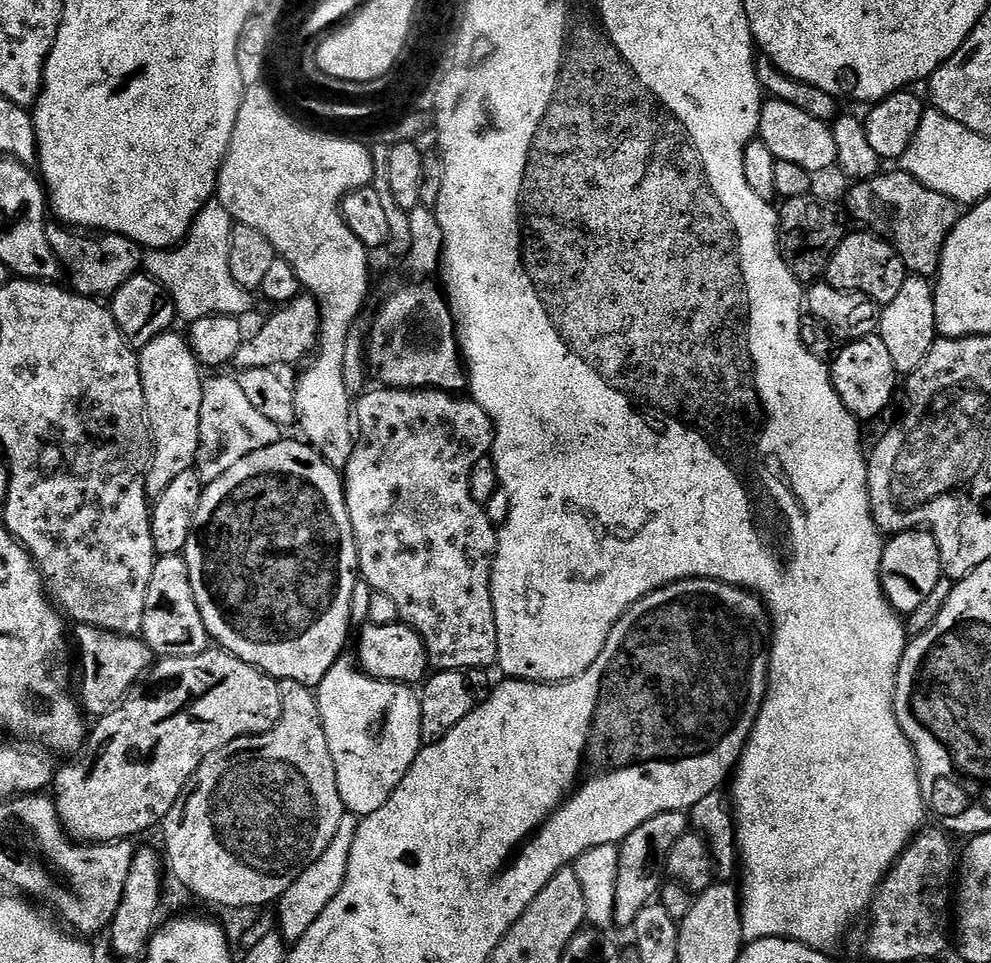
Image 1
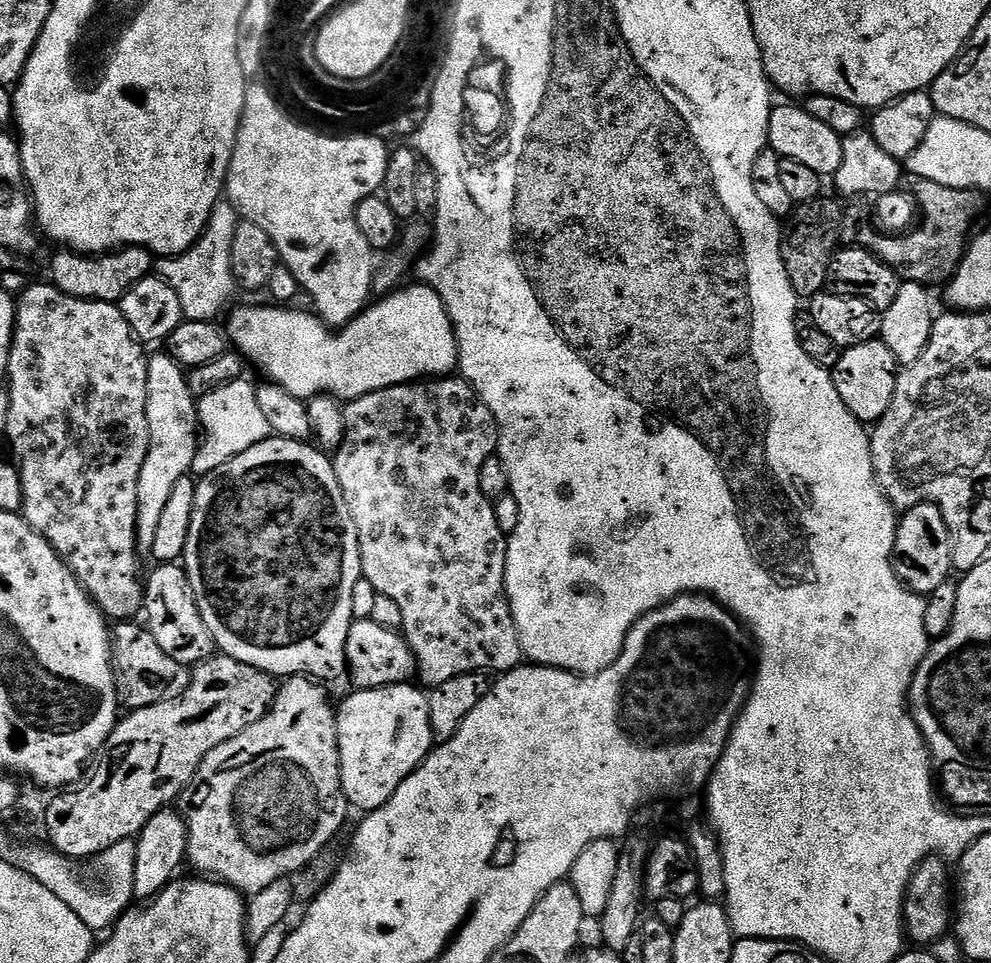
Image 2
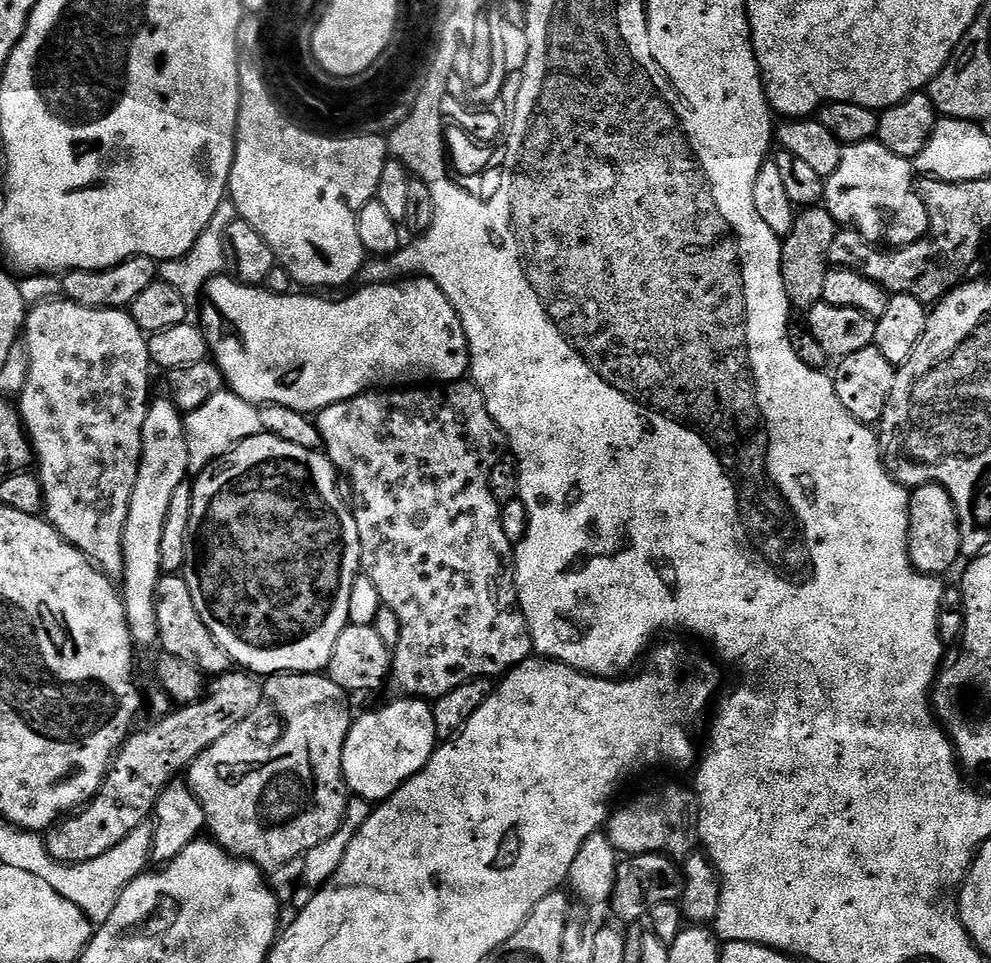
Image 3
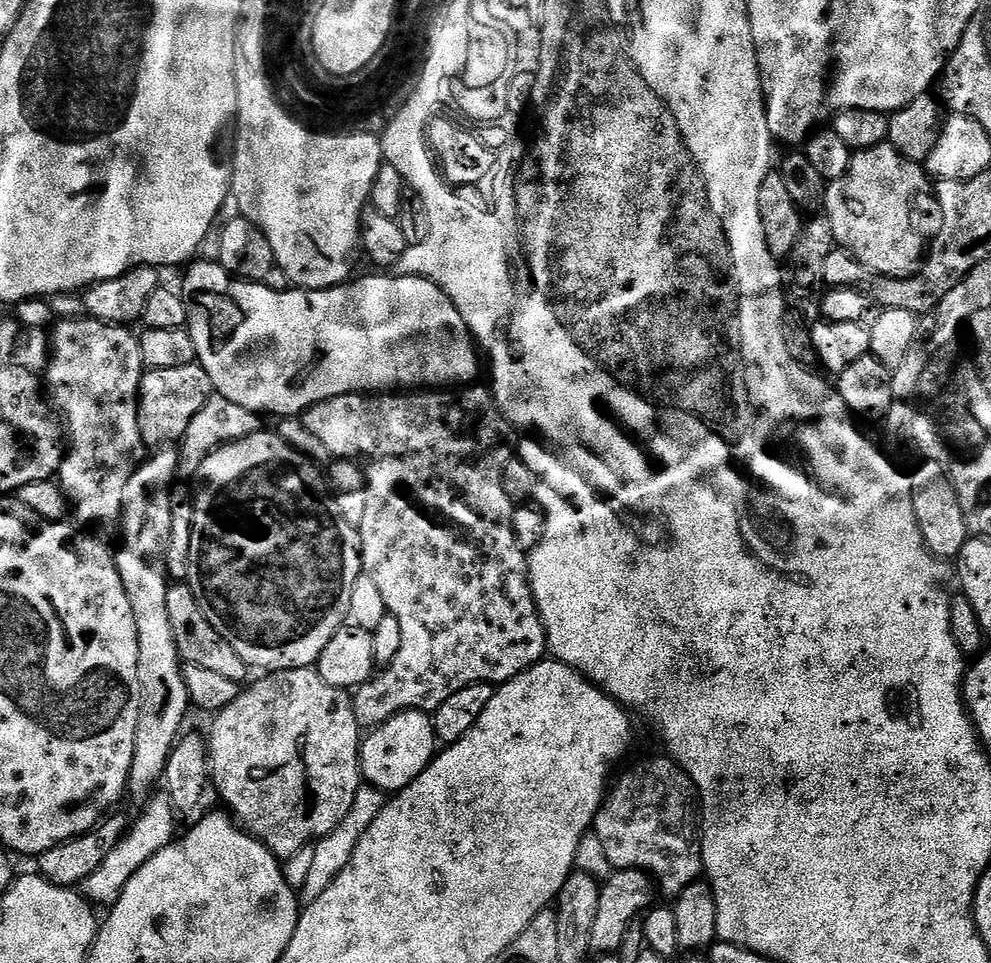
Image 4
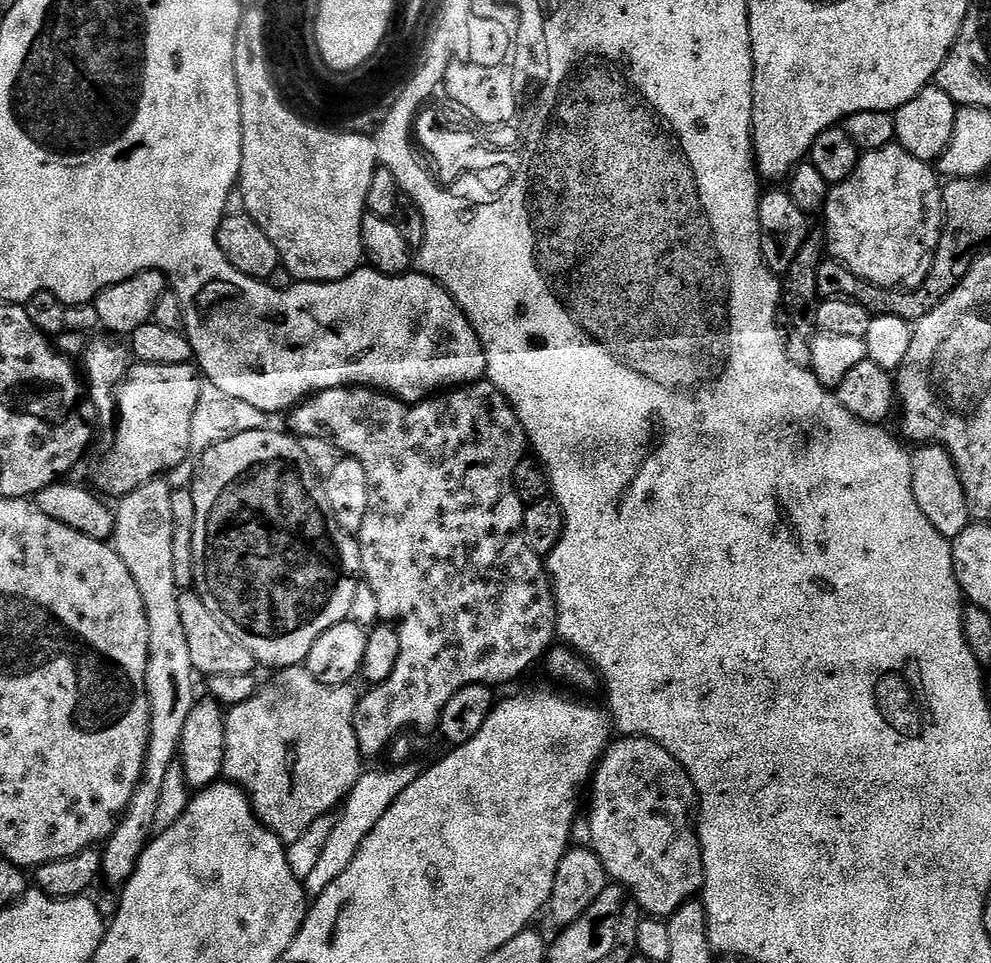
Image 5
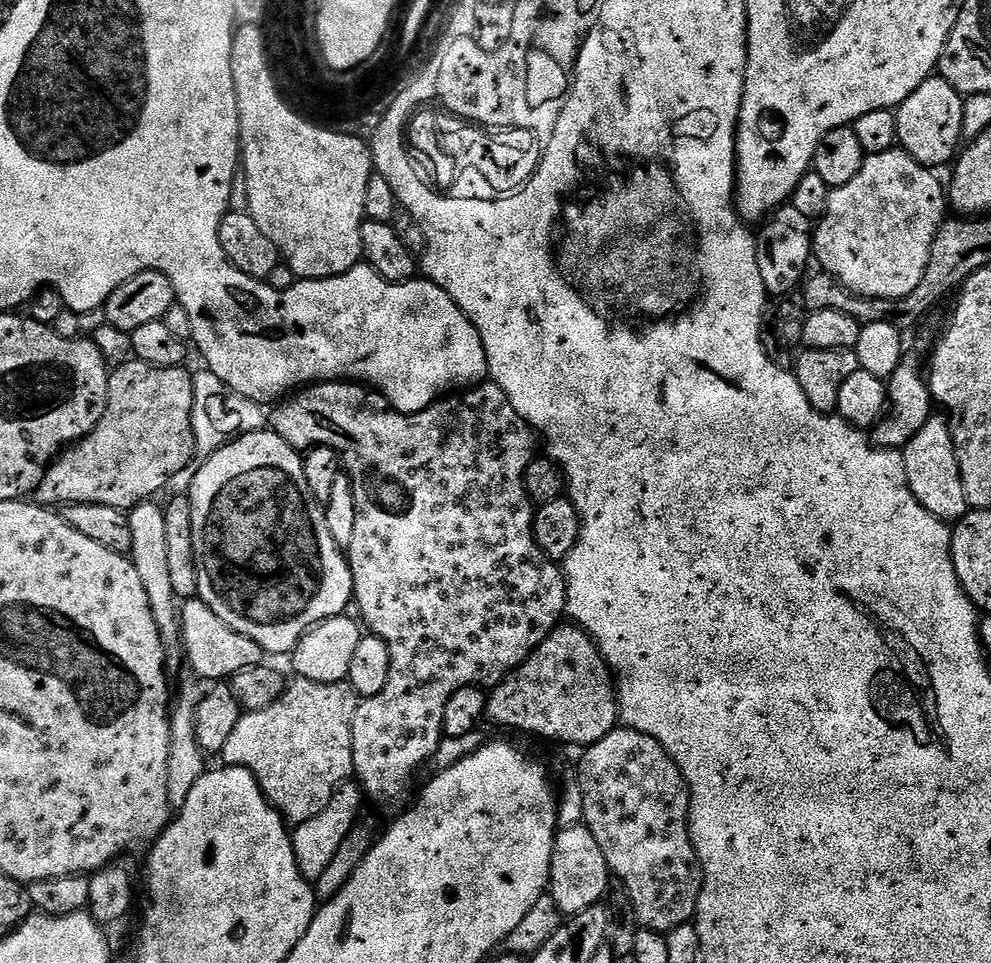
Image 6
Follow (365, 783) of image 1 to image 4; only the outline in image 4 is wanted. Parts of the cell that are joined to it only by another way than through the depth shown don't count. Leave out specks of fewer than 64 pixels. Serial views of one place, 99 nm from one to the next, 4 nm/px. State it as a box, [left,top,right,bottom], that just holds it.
[360,712,437,794]

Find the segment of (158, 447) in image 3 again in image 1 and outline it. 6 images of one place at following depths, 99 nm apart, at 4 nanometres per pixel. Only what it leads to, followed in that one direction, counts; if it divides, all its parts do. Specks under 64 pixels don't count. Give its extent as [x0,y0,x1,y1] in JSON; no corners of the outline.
[138,330,205,498]

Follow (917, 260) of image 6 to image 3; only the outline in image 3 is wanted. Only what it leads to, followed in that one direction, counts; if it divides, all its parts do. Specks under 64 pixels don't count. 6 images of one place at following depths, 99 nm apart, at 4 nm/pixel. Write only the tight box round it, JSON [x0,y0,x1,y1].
[822,139,928,246]

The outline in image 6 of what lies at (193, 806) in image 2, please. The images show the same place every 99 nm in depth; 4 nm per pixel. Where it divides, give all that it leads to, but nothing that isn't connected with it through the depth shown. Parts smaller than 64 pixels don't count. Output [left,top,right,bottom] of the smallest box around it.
[222,679,361,826]

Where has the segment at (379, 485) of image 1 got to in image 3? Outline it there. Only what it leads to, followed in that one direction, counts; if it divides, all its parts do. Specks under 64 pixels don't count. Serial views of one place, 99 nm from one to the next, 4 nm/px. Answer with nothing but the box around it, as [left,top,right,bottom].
[315,382,533,702]

